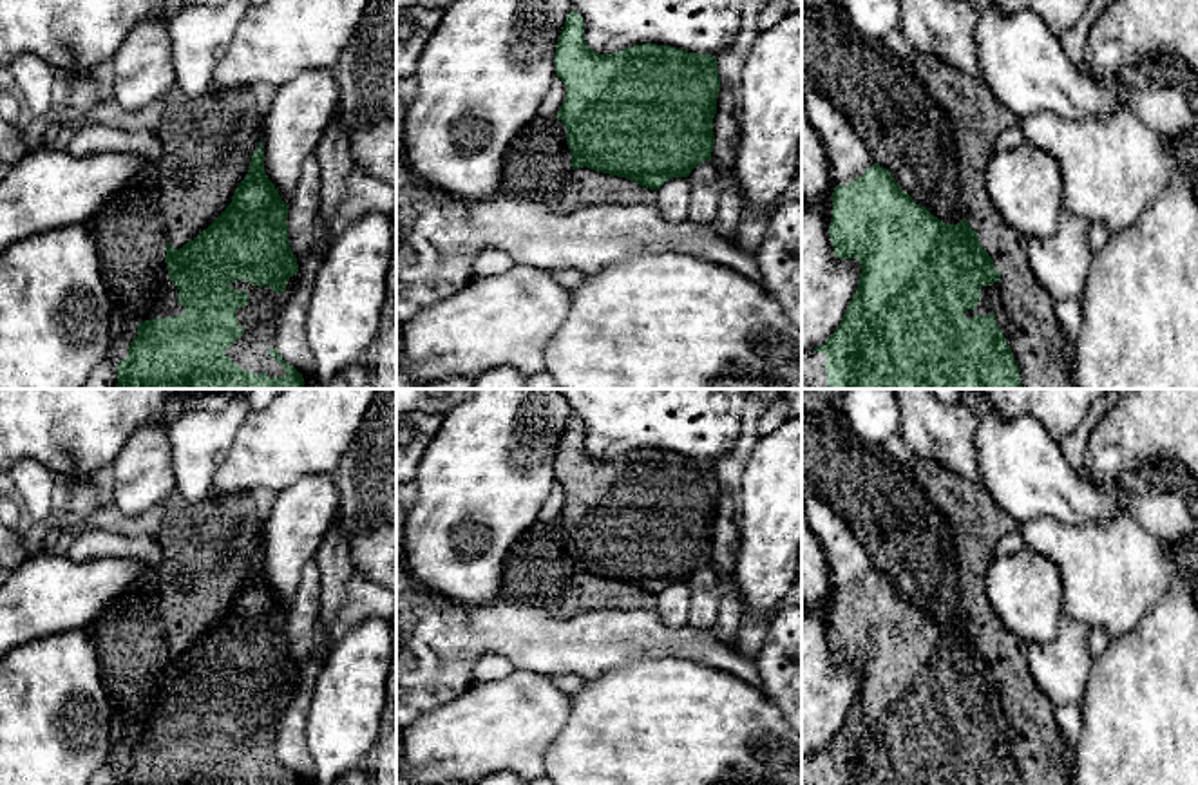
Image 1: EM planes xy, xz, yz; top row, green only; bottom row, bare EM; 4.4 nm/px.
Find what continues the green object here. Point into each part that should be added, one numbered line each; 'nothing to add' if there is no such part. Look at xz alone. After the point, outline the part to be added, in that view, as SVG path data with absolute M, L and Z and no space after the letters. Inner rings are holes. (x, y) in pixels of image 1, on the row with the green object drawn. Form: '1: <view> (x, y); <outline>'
nothing to add

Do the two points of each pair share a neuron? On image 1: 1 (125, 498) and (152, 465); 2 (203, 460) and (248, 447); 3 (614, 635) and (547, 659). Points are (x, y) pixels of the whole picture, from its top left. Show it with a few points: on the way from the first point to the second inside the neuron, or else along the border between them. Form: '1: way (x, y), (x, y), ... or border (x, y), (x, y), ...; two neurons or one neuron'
1: way (133, 491), (145, 472); one neuron
2: border (248, 415), (209, 491); two neurons
3: way (598, 641), (563, 646); one neuron

